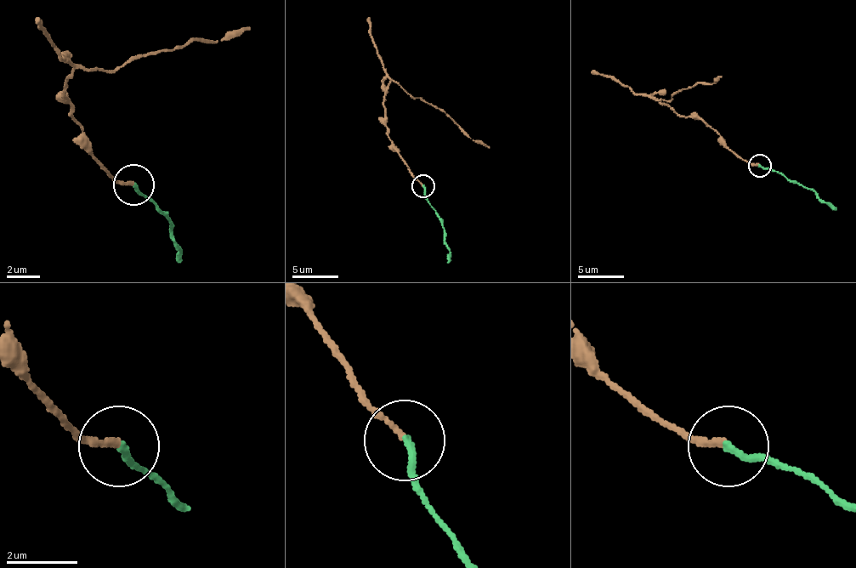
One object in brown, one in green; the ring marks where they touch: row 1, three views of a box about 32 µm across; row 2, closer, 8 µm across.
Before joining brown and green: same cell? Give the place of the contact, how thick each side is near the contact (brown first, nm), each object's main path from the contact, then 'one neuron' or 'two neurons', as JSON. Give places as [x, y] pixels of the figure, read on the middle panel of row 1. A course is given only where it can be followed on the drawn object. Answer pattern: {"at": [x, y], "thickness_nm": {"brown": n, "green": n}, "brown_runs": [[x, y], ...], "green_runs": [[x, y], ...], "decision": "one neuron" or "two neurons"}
{"at": [422, 185], "thickness_nm": {"brown": 160, "green": 200}, "brown_runs": [[422, 185], [388, 136], [382, 104], [385, 88], [392, 81], [410, 94], [441, 109], [471, 139], [490, 148]], "green_runs": [[422, 185], [443, 230], [443, 243], [450, 252], [448, 262]], "decision": "one neuron"}

